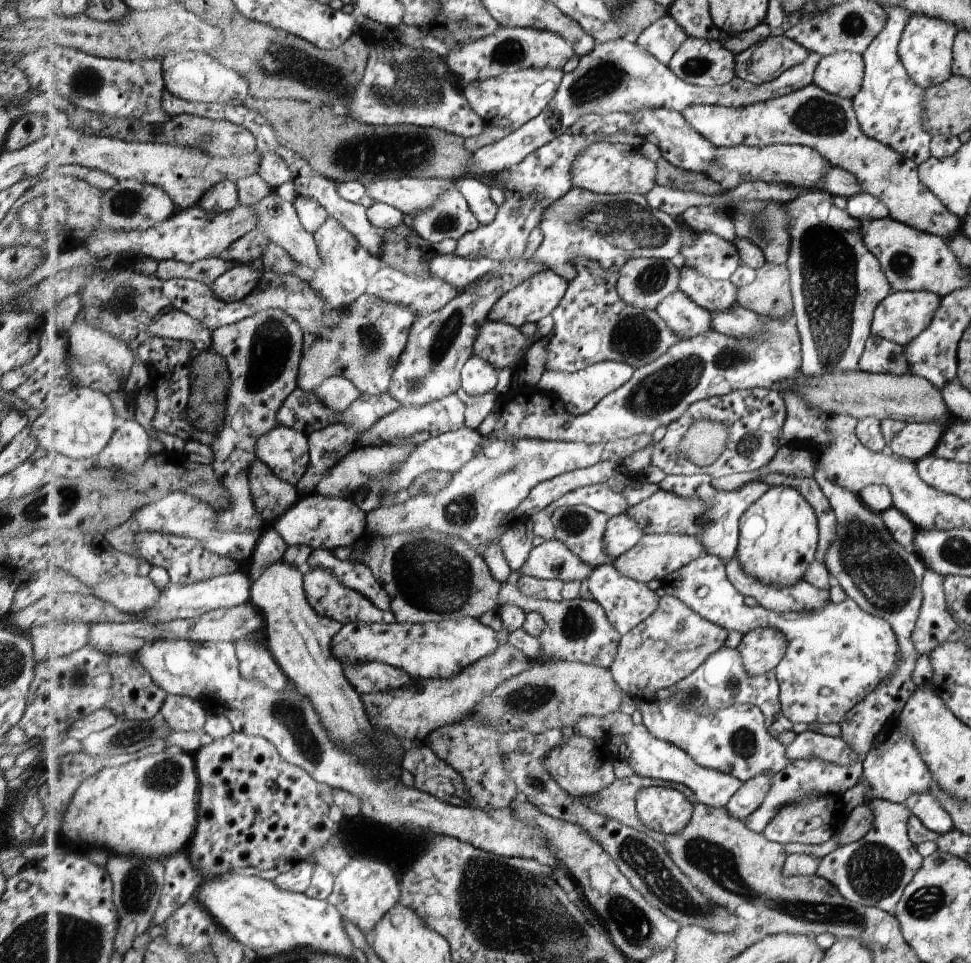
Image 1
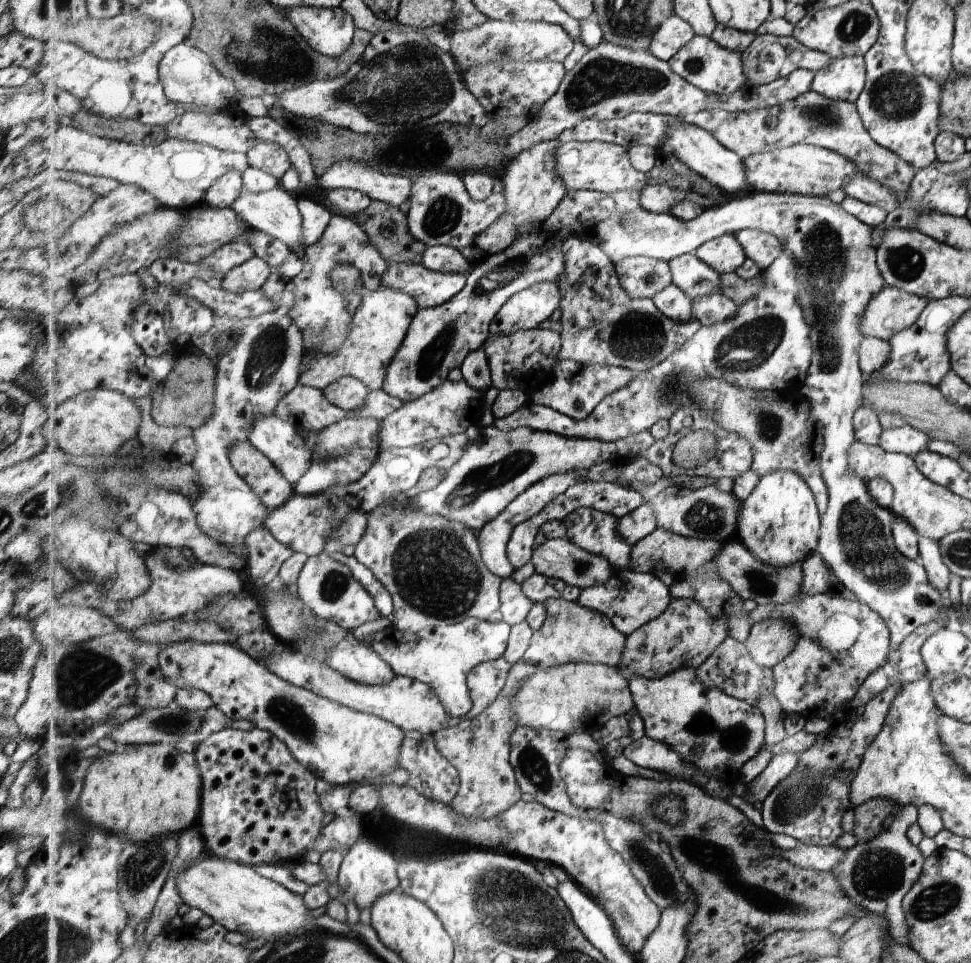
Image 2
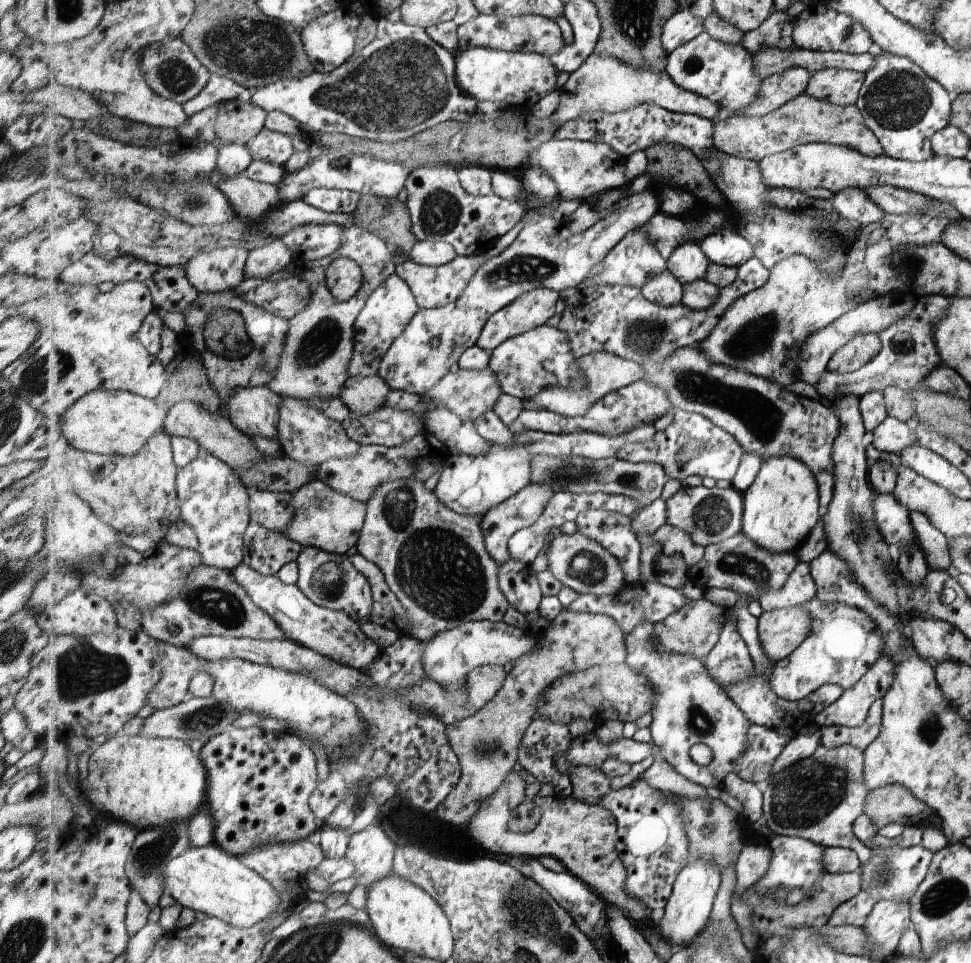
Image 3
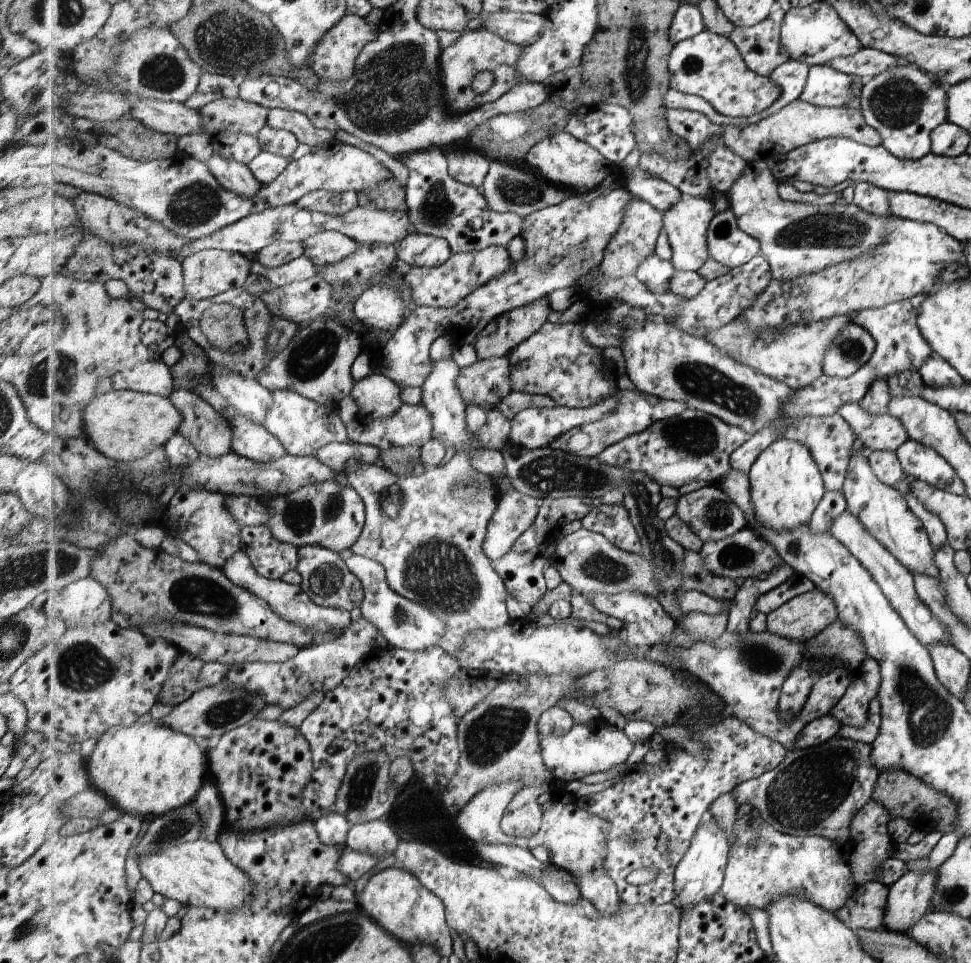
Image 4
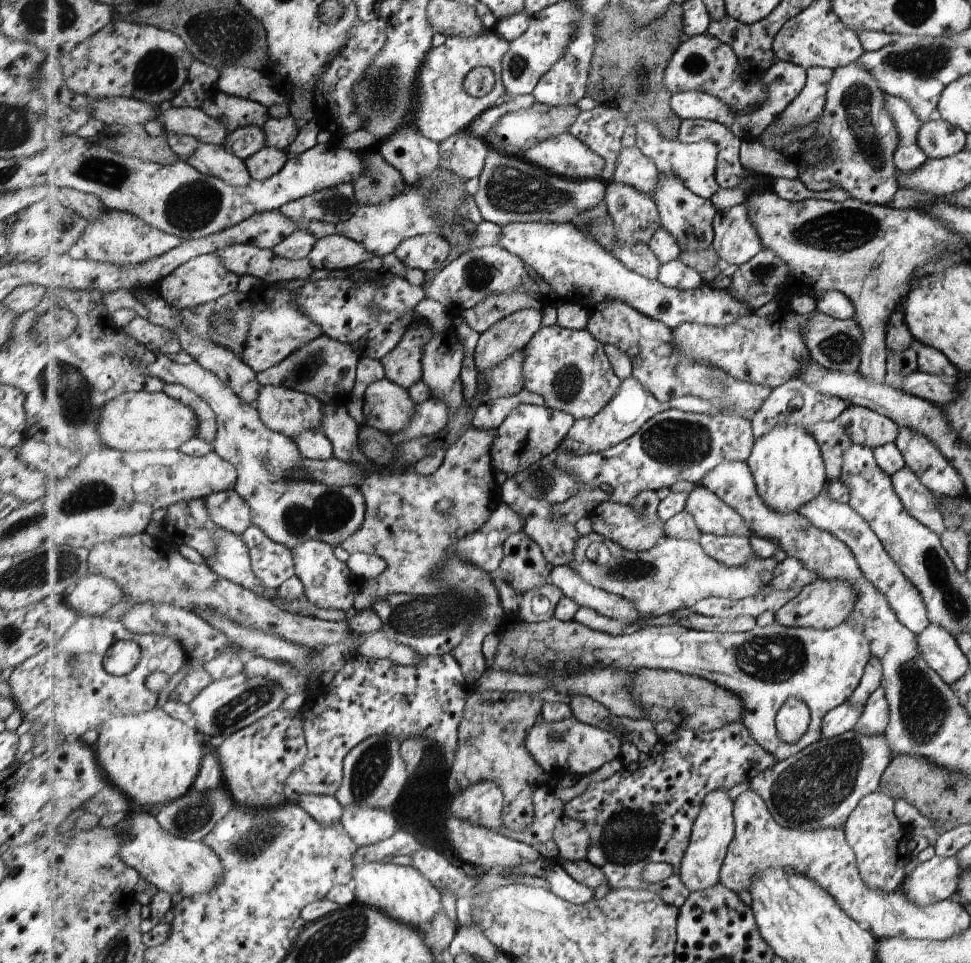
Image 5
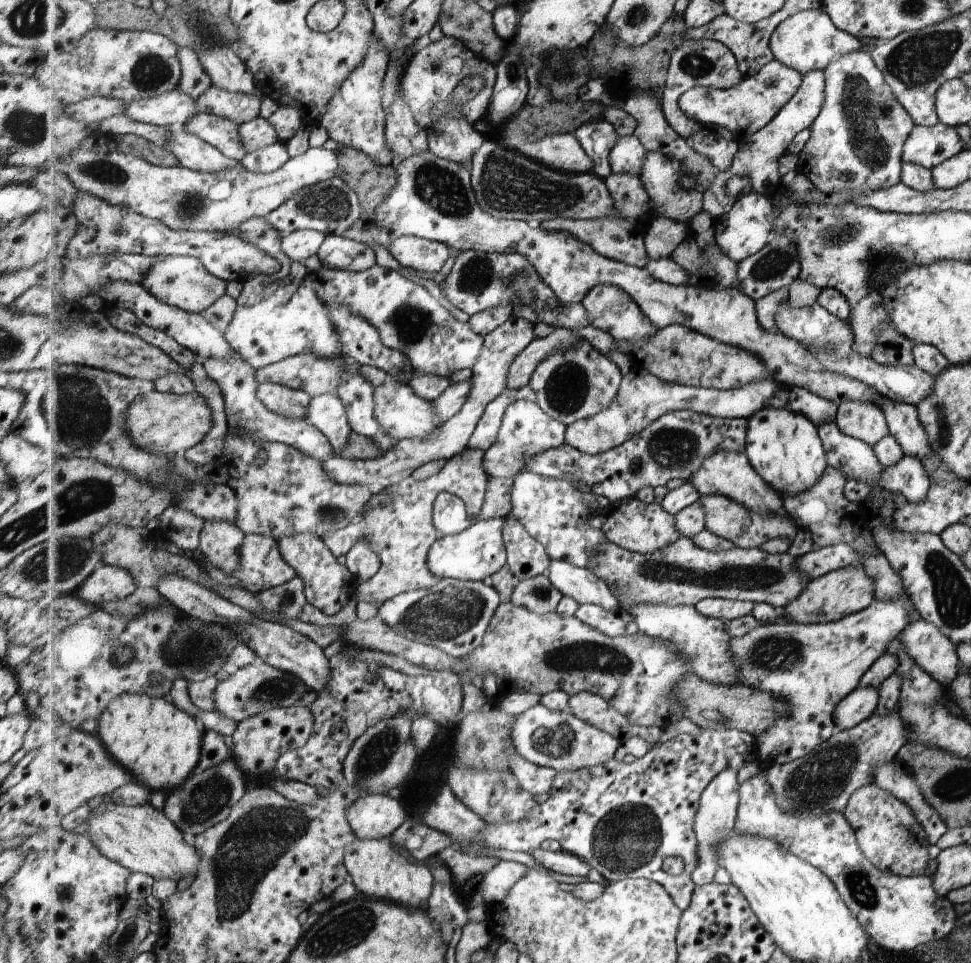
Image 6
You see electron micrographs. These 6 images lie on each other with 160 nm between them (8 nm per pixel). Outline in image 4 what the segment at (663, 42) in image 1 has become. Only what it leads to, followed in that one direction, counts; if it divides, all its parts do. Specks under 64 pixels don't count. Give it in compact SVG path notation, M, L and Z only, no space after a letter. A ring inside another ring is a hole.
M681 2L679 10L675 13L668 37L676 45L678 42L693 38L696 34L706 30L704 18L699 5Z

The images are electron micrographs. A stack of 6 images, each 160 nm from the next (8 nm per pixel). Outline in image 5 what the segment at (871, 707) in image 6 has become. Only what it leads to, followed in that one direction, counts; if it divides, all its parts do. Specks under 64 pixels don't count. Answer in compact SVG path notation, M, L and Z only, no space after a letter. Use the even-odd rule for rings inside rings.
M850 702L843 703L841 706L834 708L823 718L821 727L822 738L834 739L844 735L846 732L853 732L862 712L863 707L856 707Z

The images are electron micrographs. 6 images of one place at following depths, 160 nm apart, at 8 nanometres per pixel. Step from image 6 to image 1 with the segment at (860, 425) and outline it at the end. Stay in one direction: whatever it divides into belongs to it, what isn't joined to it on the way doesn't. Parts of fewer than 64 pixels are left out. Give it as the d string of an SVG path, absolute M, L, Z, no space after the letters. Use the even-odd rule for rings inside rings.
M935 421L906 423L891 439L888 451L897 457L918 461L931 454L941 439L943 428Z

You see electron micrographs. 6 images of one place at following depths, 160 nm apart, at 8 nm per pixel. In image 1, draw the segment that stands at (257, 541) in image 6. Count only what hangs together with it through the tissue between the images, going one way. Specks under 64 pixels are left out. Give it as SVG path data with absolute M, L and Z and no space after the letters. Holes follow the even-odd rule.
M267 526L262 531L252 556L249 572L251 582L254 583L272 564L283 562L288 547L286 540L275 528Z

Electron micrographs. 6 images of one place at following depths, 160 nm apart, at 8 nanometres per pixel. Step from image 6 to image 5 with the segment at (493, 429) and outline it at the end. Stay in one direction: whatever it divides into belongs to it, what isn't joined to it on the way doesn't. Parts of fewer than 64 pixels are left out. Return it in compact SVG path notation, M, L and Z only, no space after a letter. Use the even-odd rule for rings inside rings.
M521 390L510 397L495 399L494 401L481 402L473 418L472 426L482 429L498 429L505 419L519 405L545 405L546 400L537 393Z

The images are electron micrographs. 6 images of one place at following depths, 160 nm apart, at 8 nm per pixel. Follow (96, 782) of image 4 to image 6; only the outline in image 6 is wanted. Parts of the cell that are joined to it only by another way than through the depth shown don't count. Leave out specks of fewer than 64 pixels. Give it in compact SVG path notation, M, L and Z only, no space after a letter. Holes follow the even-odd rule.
M133 693L118 696L97 720L97 730L110 754L133 774L134 780L153 792L167 795L181 787L202 759L205 732L199 732L194 716L177 708L161 694L155 697Z

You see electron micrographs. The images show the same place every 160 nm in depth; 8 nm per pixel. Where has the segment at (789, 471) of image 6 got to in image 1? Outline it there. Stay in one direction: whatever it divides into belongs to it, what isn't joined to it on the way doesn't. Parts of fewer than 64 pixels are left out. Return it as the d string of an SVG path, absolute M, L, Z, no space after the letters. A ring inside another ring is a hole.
M772 486L743 515L736 556L744 571L755 580L774 587L787 587L802 581L818 552L818 516L799 489Z

